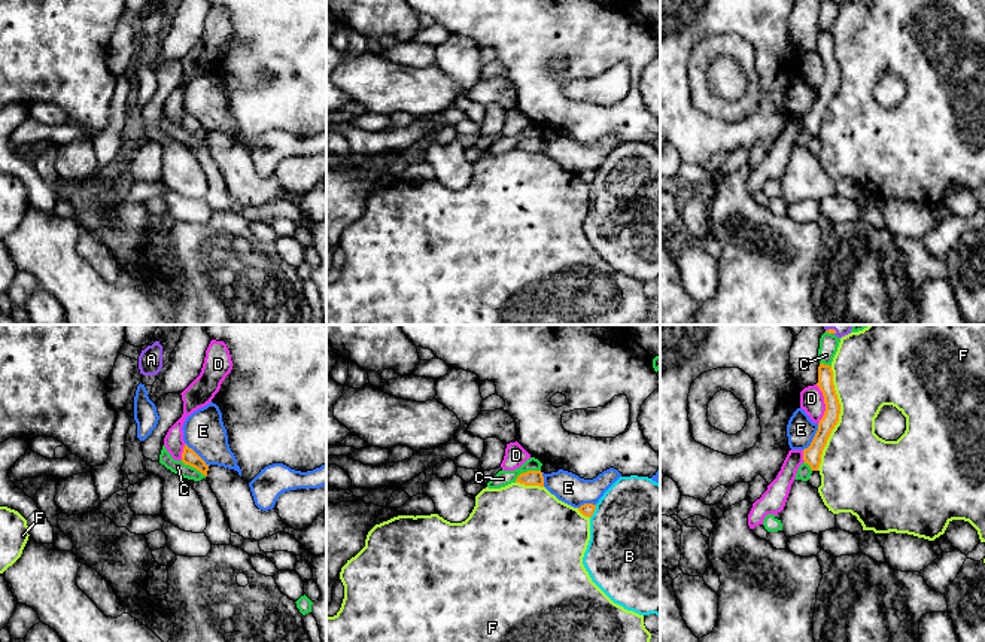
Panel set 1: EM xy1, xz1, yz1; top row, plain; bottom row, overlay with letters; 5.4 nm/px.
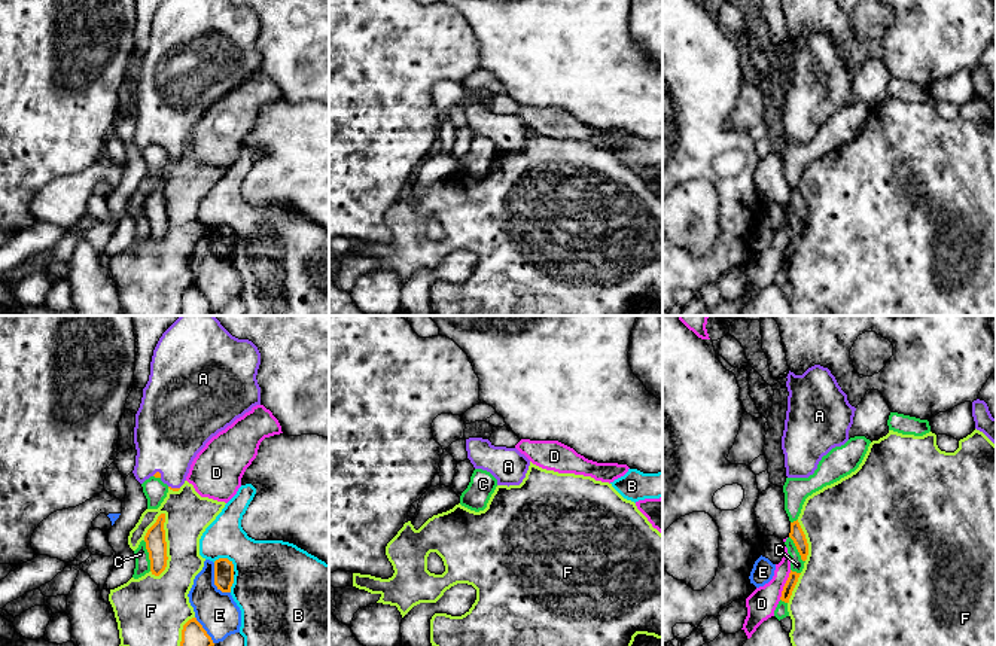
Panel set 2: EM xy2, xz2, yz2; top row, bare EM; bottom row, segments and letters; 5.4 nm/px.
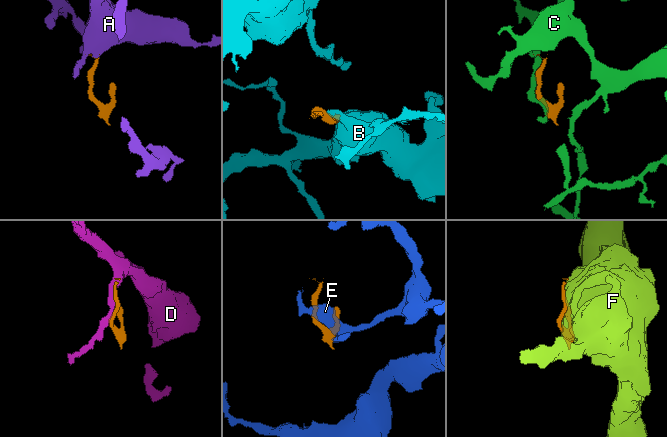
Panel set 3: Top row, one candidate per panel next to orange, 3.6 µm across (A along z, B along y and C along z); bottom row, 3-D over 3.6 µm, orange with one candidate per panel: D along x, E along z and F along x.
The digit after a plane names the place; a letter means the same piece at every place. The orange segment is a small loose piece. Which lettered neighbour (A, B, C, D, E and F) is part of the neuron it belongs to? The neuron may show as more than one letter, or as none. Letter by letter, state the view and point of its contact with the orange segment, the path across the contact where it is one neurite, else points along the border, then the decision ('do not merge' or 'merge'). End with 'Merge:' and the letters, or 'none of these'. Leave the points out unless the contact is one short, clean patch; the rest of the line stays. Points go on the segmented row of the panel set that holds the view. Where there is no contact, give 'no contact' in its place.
A: meets orange in yz1 at (832, 329); runs through yz1 (830, 331), (832, 329), (842, 325); merge
B: meets orange in xy2 at (227, 558); border along xy2 (213, 561), (227, 558), (234, 566), (234, 570); do not merge
C: meets orange in xy2 at (149, 555); do not merge
D: meets orange in yz1 at (824, 402); do not merge
E: meets orange in xy2 at (215, 581); do not merge
F: meets orange in yz1 at (838, 419); do not merge
Merge: A

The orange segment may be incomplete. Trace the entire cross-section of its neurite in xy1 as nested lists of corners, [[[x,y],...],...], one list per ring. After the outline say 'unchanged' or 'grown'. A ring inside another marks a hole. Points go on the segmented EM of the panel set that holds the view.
[[[186,444],[183,447],[182,462],[185,465],[195,468],[203,475],[207,477],[209,465],[192,448],[189,448]]]; unchanged

